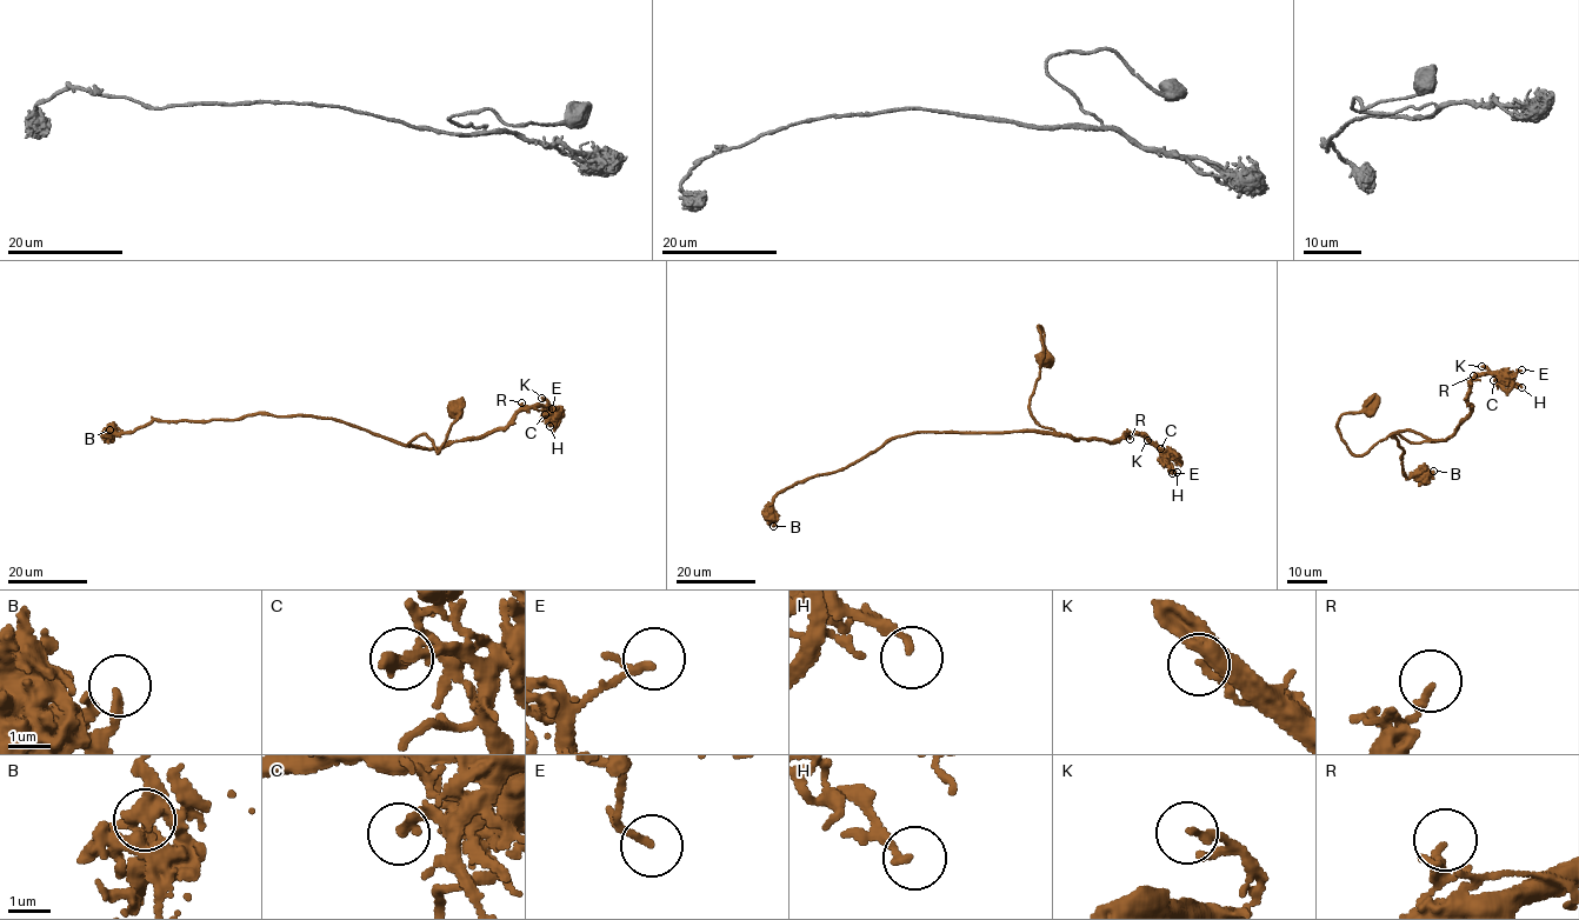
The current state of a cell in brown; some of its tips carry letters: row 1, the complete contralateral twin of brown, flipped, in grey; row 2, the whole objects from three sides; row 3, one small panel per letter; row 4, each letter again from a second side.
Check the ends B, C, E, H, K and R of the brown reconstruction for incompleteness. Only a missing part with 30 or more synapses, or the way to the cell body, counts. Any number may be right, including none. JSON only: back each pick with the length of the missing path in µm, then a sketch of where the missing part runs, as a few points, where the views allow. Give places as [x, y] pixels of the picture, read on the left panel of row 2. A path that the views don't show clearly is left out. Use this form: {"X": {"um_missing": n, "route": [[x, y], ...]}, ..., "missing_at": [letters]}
{"missing_at": []}

